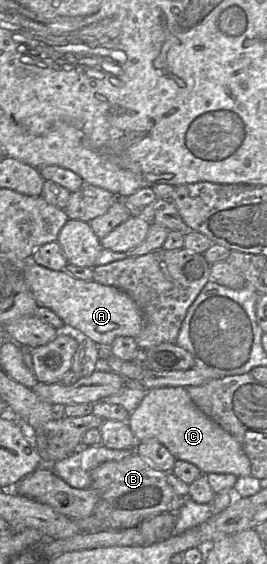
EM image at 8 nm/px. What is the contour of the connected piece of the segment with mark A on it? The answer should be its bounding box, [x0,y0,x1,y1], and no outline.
[25,259,143,349]

